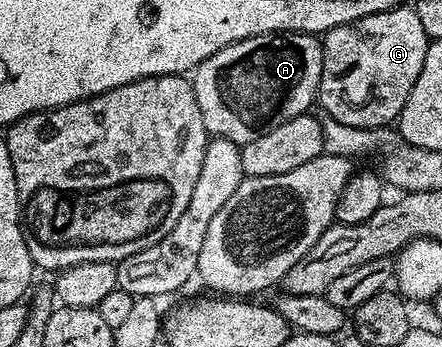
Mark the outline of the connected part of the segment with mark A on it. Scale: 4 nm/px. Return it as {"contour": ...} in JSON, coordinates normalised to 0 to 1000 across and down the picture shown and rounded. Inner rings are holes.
{"contour":[[[588,98],[541,115],[452,179],[434,205],[432,233],[466,375],[480,395],[511,398],[548,424],[568,403],[586,403],[595,380],[613,380],[613,369],[631,369],[631,357],[649,357],[649,346],[692,326],[699,303],[719,291],[717,256],[731,207],[726,127],[729,112],[704,98]]]}

